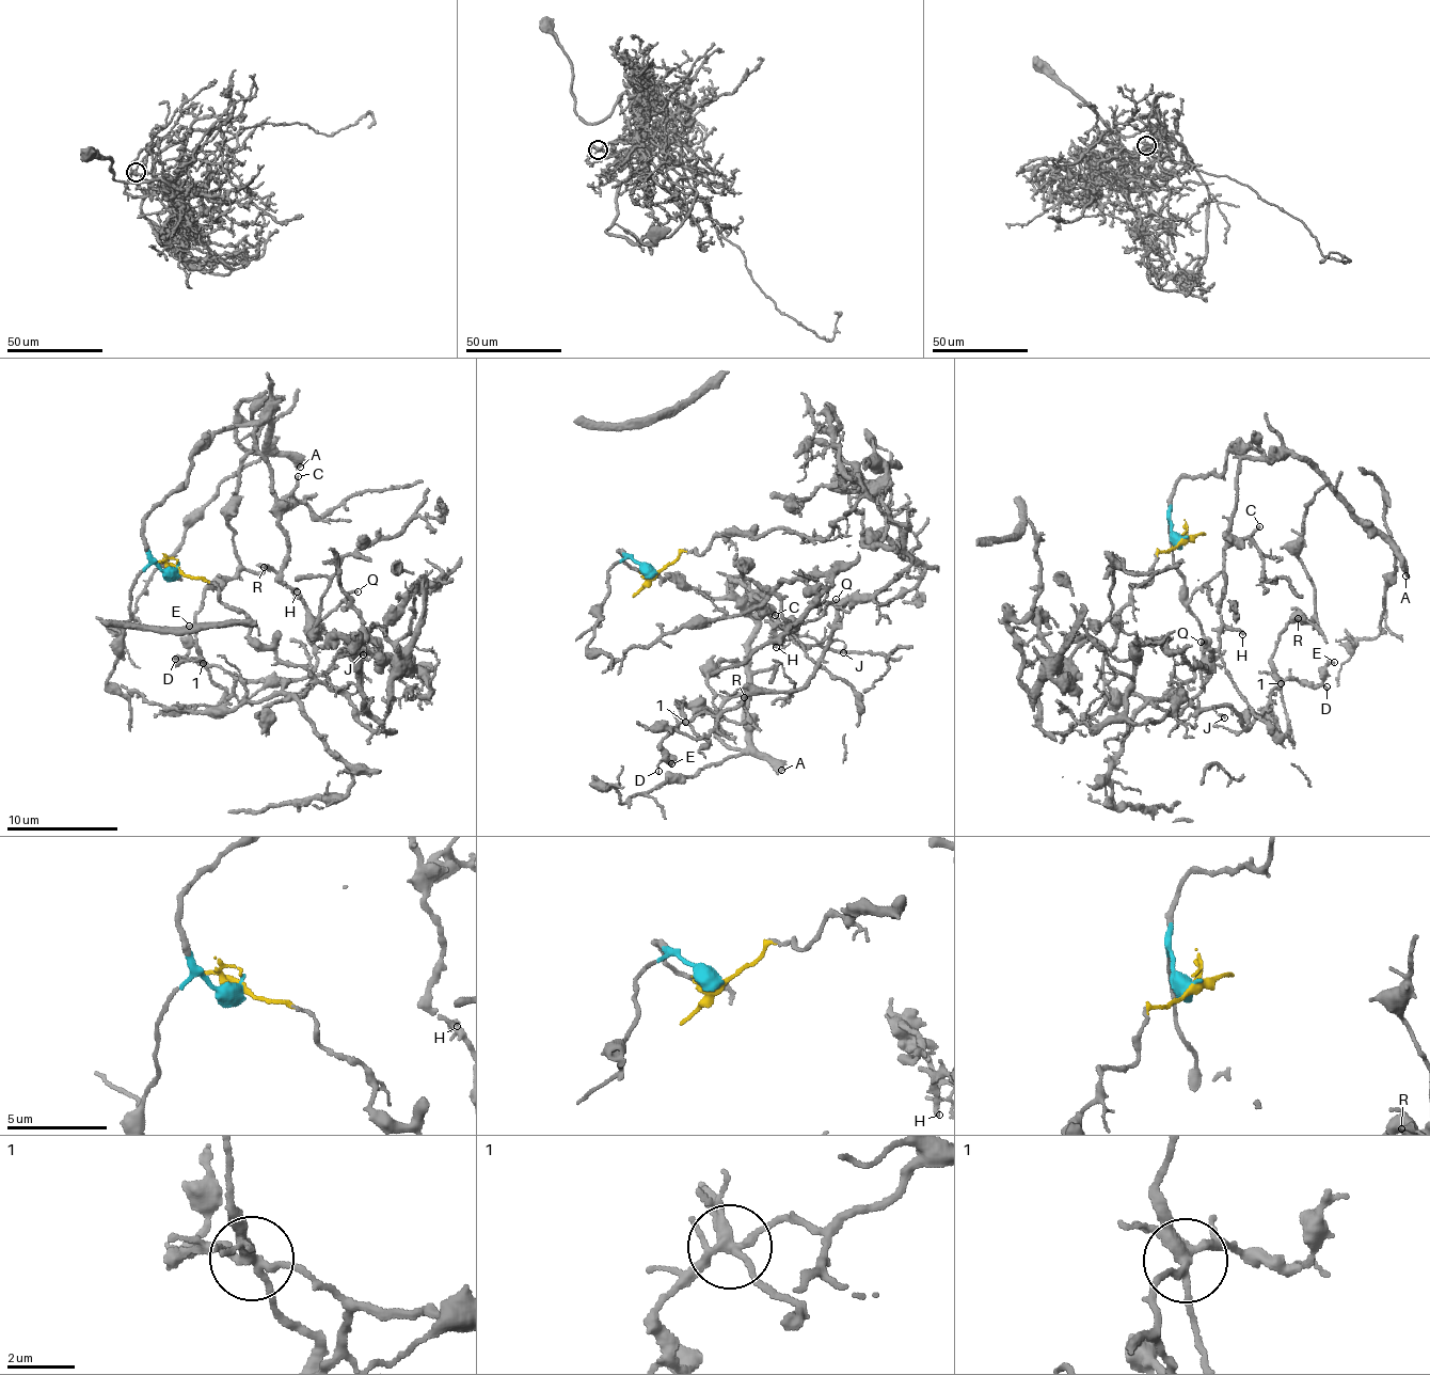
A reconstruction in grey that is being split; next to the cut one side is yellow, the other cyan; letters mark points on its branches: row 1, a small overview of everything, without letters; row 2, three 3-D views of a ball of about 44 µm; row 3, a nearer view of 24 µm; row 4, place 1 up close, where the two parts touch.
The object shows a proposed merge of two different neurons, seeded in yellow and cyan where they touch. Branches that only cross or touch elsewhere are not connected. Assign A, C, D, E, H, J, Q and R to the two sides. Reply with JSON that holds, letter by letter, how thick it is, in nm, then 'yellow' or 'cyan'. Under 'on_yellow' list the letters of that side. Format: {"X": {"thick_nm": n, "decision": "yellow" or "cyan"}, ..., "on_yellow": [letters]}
{"A": {"thick_nm": 400, "decision": "cyan"}, "C": {"thick_nm": 170, "decision": "cyan"}, "D": {"thick_nm": 130, "decision": "yellow"}, "E": {"thick_nm": 220, "decision": "yellow"}, "H": {"thick_nm": 220, "decision": "cyan"}, "J": {"thick_nm": 110, "decision": "yellow"}, "Q": {"thick_nm": 130, "decision": "cyan"}, "R": {"thick_nm": 240, "decision": "cyan"}, "on_yellow": ["D", "E", "J"]}

